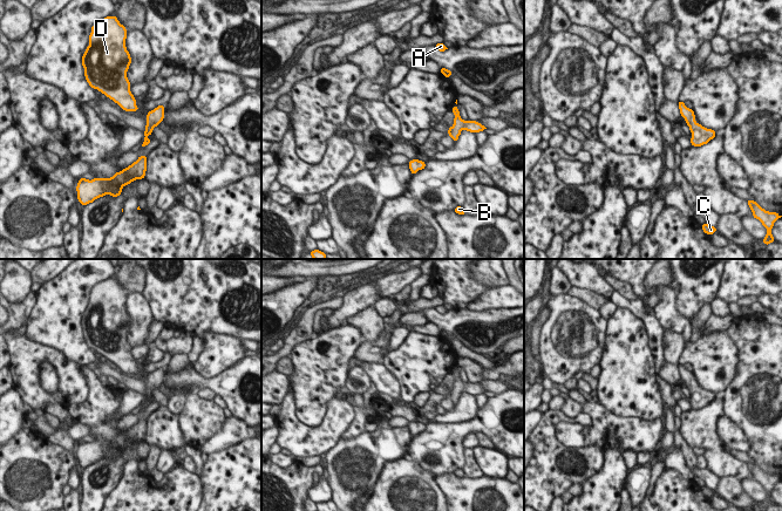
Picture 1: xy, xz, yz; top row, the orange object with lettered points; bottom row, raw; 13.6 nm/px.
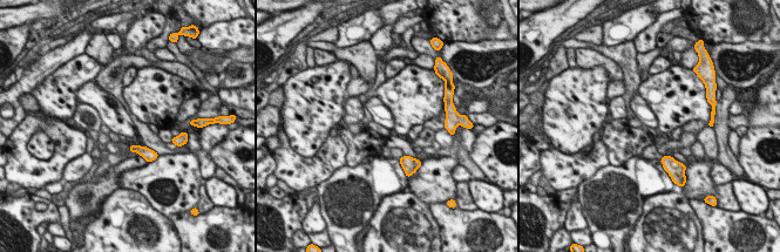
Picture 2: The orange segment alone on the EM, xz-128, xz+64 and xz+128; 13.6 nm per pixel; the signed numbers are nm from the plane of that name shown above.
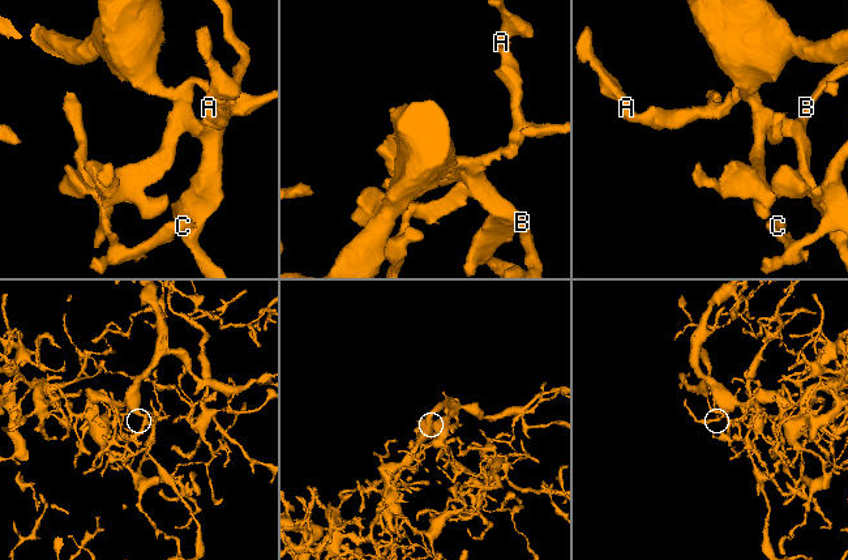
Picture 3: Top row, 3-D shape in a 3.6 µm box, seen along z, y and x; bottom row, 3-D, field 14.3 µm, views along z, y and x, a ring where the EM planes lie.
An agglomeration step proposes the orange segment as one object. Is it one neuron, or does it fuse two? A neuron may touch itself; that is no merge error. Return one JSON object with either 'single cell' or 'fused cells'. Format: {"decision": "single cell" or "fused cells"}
{"decision": "single cell"}

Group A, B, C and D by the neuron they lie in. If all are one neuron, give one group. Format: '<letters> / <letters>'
A B C D

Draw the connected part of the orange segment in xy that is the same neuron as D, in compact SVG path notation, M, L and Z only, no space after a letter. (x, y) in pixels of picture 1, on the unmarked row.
M117 279L101 281L91 289L90 307L82 318L89 348L117 366L124 374L137 374L127 334L131 320L125 309L127 291Z

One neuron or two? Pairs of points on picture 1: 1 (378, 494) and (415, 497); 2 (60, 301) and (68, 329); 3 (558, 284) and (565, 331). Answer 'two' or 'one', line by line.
1: one
2: one
3: two

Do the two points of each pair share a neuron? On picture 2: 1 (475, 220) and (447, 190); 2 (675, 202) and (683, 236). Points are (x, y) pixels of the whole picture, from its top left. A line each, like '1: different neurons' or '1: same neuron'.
1: different neurons
2: same neuron

